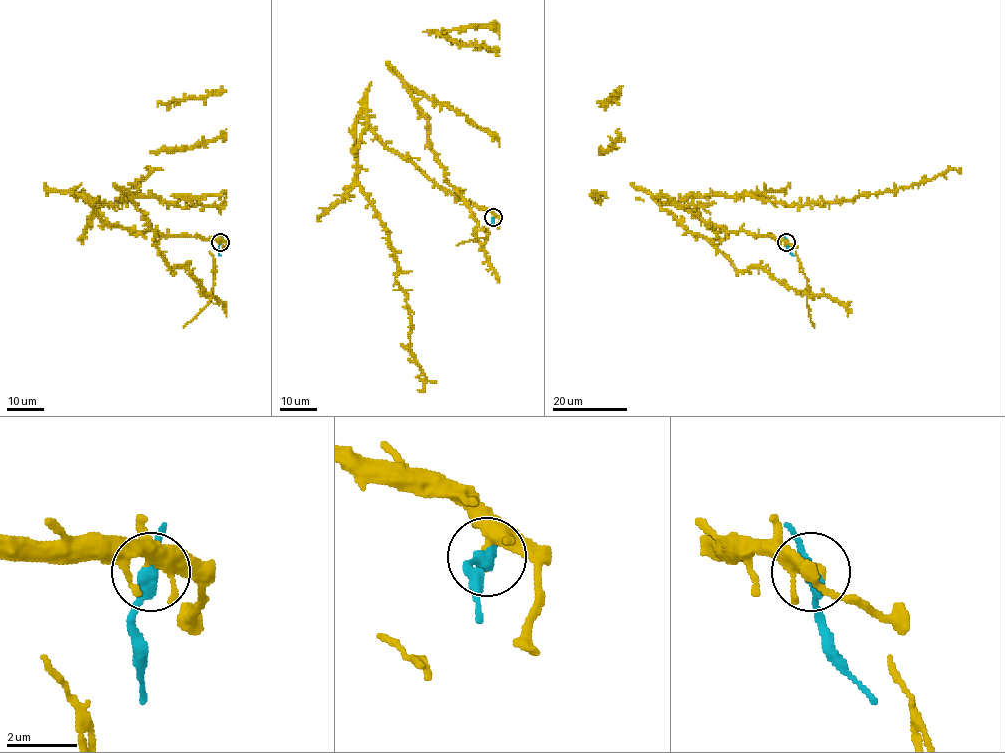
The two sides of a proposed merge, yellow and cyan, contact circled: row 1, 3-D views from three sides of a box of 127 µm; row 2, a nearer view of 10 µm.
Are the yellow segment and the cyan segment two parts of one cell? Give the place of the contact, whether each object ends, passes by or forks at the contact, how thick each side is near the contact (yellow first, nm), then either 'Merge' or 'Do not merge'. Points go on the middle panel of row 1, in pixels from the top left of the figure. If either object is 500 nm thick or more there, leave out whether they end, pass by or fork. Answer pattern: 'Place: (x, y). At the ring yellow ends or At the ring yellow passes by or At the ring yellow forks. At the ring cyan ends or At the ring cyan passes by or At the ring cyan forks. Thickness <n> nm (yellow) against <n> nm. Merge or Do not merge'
Place: (493, 217). At the ring yellow forks. At the ring cyan passes by. Thickness 240 nm (yellow) against 320 nm. Do not merge

